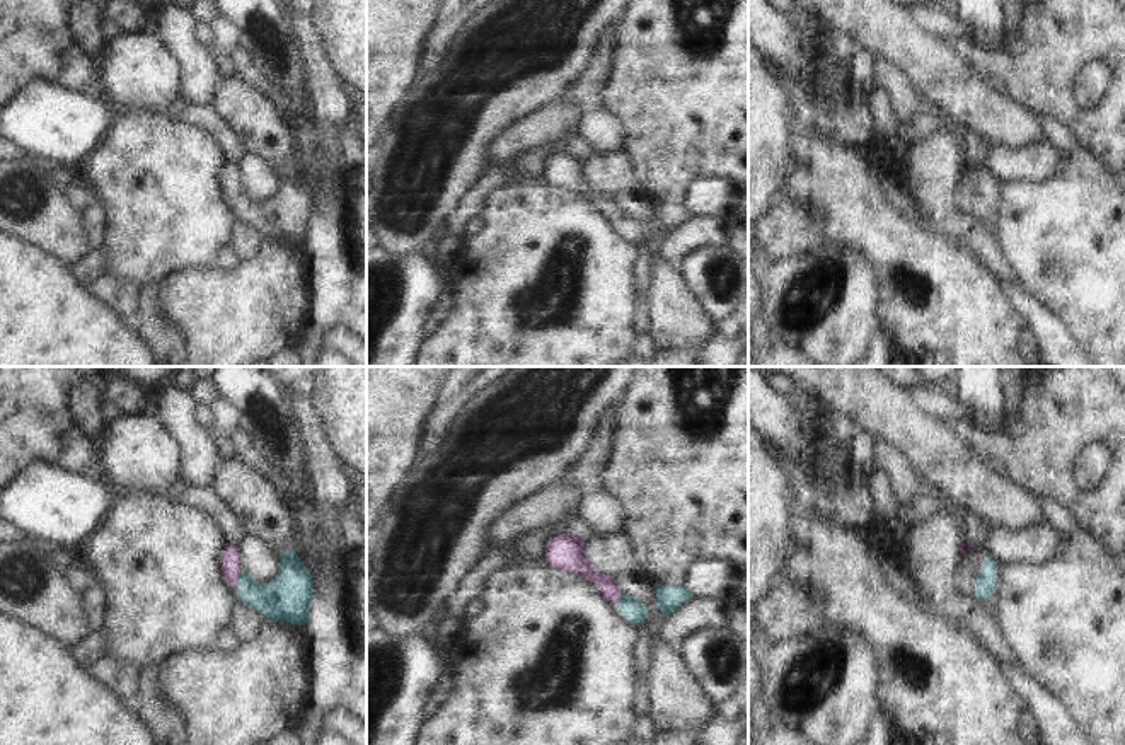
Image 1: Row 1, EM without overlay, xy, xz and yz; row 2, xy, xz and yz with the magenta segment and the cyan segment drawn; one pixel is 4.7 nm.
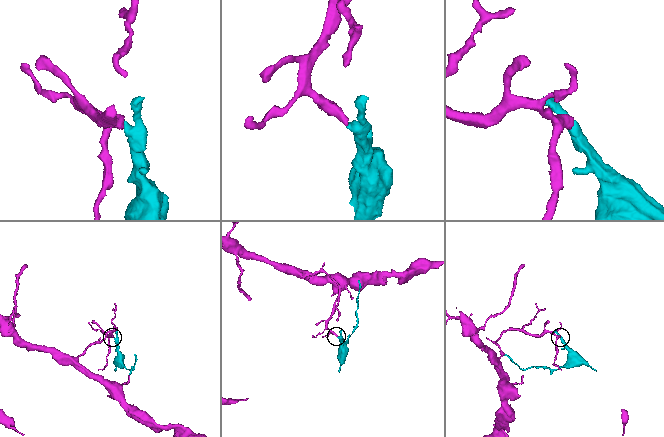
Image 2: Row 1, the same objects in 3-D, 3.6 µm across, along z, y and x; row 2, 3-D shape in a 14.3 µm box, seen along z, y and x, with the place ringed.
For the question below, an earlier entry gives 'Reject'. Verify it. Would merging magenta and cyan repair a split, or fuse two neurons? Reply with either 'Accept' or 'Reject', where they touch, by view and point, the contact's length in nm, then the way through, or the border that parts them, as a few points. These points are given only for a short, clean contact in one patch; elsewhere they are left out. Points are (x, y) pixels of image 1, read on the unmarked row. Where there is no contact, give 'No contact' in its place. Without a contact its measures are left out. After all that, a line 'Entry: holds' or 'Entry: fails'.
Accept. Touches magenta at xy (237, 198). Shared border 70 nm. Path across: xy (230, 188), (237, 198), (259, 215), (287, 215).
Entry: fails

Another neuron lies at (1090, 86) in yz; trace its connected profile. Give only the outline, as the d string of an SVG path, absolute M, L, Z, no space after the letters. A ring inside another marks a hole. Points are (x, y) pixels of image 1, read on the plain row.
M1101 63L1086 65L1074 78L1072 92L1079 109L1091 111L1098 107L1111 80L1111 70Z

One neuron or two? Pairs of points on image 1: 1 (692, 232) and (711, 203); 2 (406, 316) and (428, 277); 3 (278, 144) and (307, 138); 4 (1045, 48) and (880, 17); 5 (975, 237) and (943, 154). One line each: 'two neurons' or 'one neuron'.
1: two neurons
2: one neuron
3: two neurons
4: two neurons
5: one neuron

